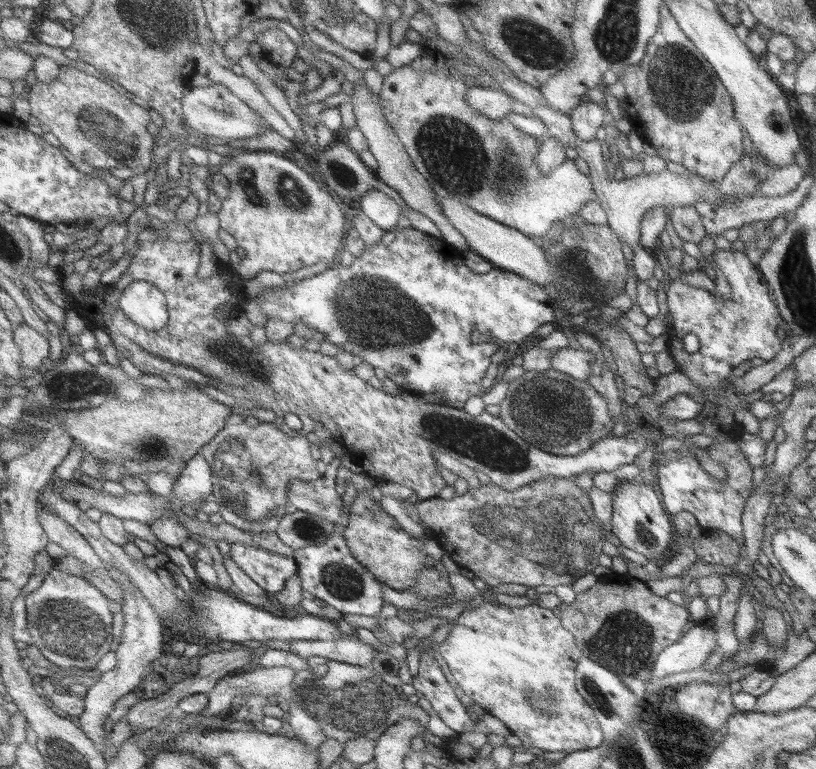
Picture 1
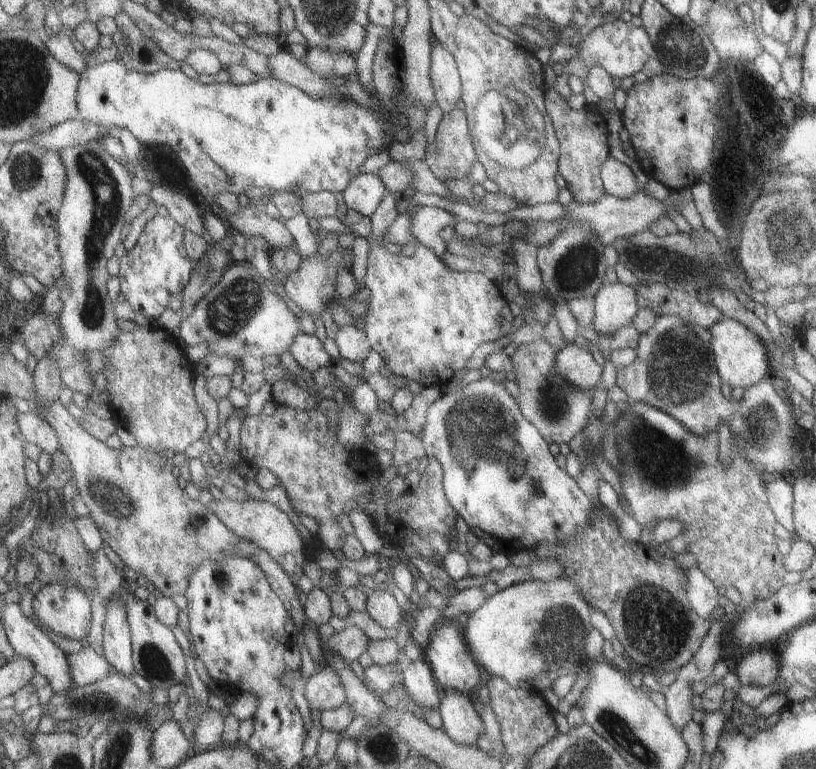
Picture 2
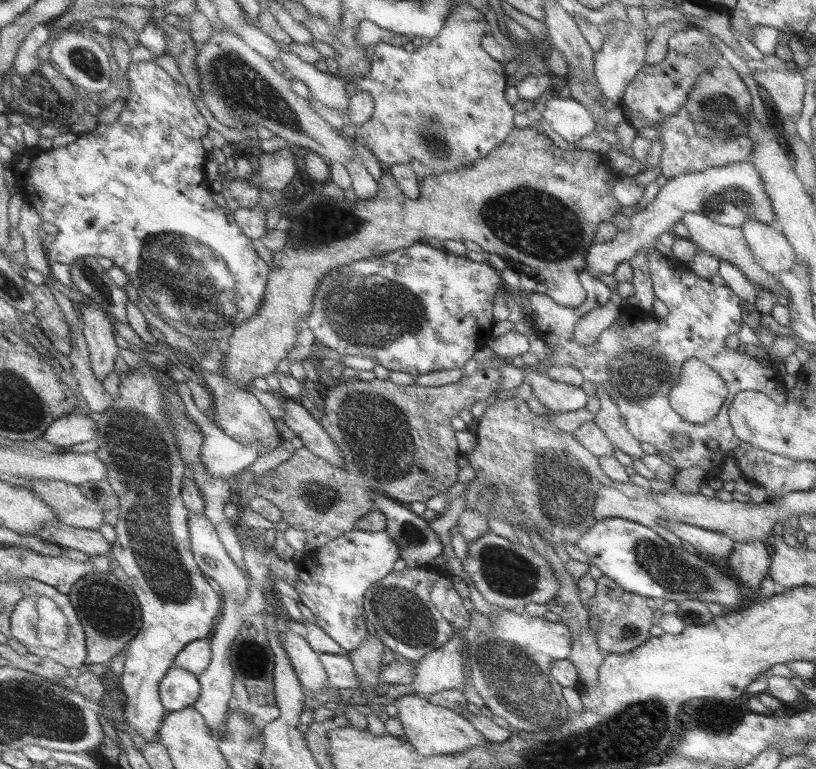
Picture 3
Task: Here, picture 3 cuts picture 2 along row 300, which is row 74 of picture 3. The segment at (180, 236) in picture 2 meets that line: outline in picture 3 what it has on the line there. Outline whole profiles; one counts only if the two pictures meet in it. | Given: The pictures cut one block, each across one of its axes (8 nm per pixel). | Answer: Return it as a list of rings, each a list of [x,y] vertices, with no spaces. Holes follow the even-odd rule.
[[[131,61],[126,74],[132,90],[129,97],[126,98],[122,113],[112,125],[99,123],[94,131],[80,136],[69,146],[61,145],[45,152],[29,152],[29,156],[21,156],[18,159],[25,162],[28,167],[28,176],[25,176],[25,197],[29,200],[29,204],[37,210],[44,222],[55,225],[59,230],[55,240],[46,245],[47,256],[51,262],[60,262],[69,267],[77,260],[87,256],[109,258],[127,274],[130,283],[137,290],[142,304],[159,316],[161,320],[166,321],[182,334],[188,335],[191,340],[219,339],[226,341],[237,327],[253,318],[256,312],[264,306],[271,268],[257,253],[253,246],[253,239],[246,236],[240,225],[237,224],[234,212],[227,207],[217,206],[213,200],[216,184],[209,182],[207,174],[205,174],[208,153],[201,142],[201,138],[208,135],[210,128],[199,112],[191,90],[189,92],[189,87],[187,89],[184,85],[178,84],[173,80],[173,76],[167,74],[155,61]]]

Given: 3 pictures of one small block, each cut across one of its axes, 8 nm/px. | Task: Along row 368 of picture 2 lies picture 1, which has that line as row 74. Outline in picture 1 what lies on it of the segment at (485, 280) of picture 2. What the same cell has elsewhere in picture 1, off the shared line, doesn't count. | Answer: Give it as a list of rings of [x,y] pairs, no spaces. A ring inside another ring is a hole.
[[[436,48],[427,49],[409,66],[393,69],[383,77],[382,89],[378,93],[383,114],[396,130],[414,166],[436,194],[468,205],[477,213],[516,229],[525,237],[539,238],[545,236],[554,222],[575,214],[583,204],[596,200],[591,181],[577,170],[573,160],[566,159],[549,174],[539,175],[535,165],[538,150],[535,138],[521,132],[506,117],[489,120],[477,112],[468,103],[469,91],[469,75],[465,74],[465,68],[461,68],[461,64],[451,64],[449,55],[441,54]]]

